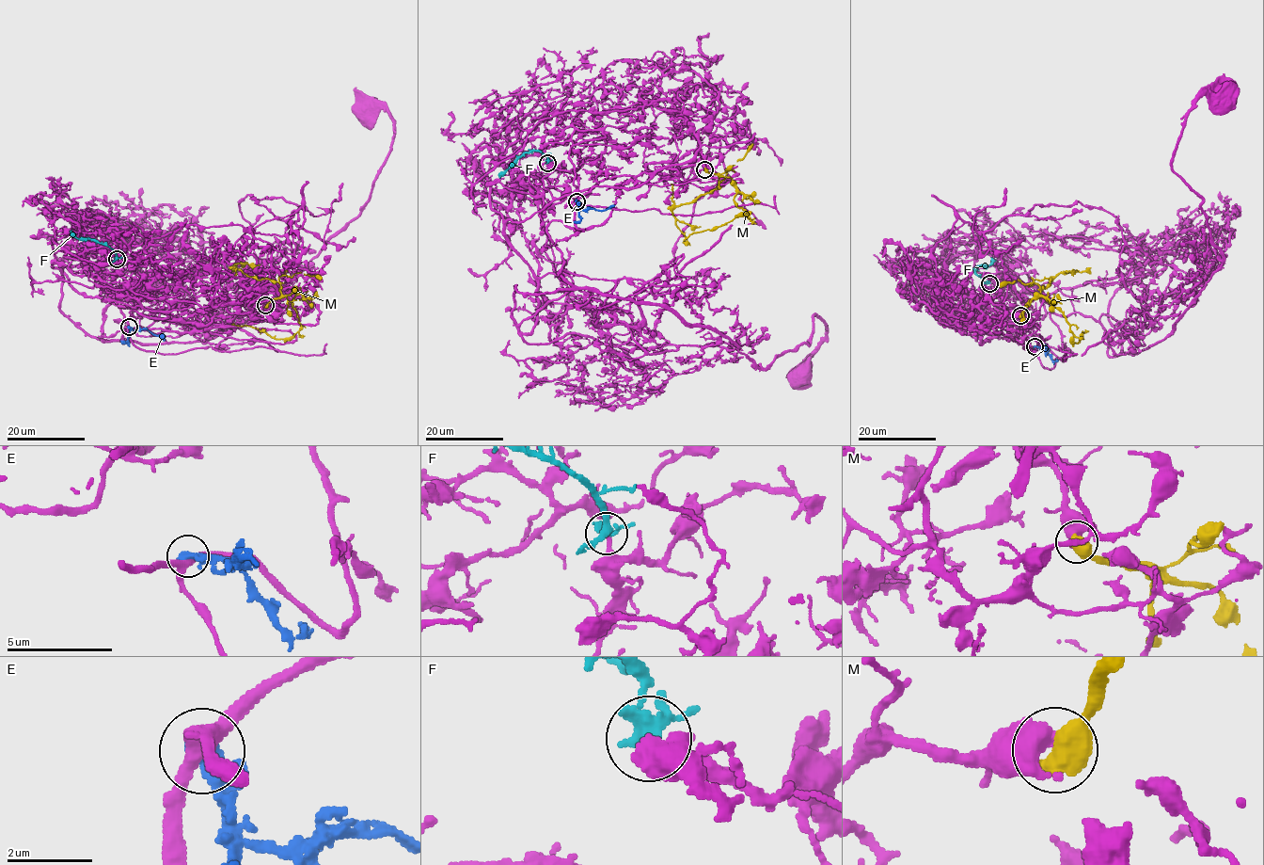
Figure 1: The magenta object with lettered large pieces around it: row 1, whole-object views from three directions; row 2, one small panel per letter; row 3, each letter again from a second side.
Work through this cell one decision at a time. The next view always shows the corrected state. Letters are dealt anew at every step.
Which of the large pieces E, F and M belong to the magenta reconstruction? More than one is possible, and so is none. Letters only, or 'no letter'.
F

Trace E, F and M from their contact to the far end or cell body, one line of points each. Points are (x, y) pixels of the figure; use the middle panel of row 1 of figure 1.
E: (576, 200), (582, 210), (600, 211), (614, 205)
F: (548, 163), (546, 157), (539, 151), (529, 151), (498, 176)
M: (704, 168), (730, 177), (736, 191), (734, 201), (750, 213), (734, 216), (716, 229), (693, 232), (683, 240)

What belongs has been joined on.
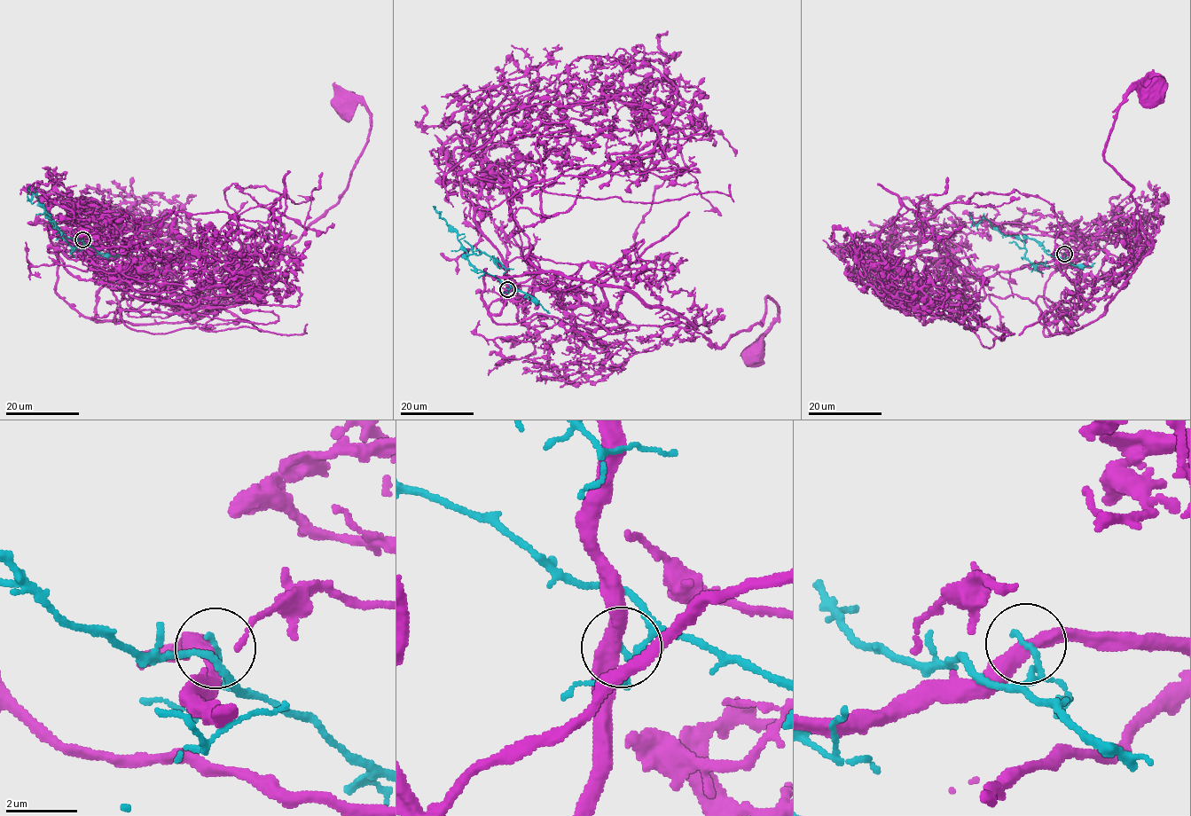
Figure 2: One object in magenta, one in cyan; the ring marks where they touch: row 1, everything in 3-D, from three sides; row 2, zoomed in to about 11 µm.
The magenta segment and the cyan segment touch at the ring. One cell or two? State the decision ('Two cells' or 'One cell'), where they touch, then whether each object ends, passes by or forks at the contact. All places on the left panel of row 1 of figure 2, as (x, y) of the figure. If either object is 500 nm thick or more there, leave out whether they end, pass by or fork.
Two cells. Place: (82, 239). At the ring magenta passes by. At the ring cyan passes by

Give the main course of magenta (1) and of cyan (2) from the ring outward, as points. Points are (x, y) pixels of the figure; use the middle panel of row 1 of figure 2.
1: (507, 289), (492, 314), (486, 268), (627, 286), (720, 347), (762, 324), (767, 296), (779, 310), (755, 353)
2: (507, 289), (511, 287), (505, 282), (482, 271), (476, 271), (469, 262), (458, 234), (441, 218), (434, 206)

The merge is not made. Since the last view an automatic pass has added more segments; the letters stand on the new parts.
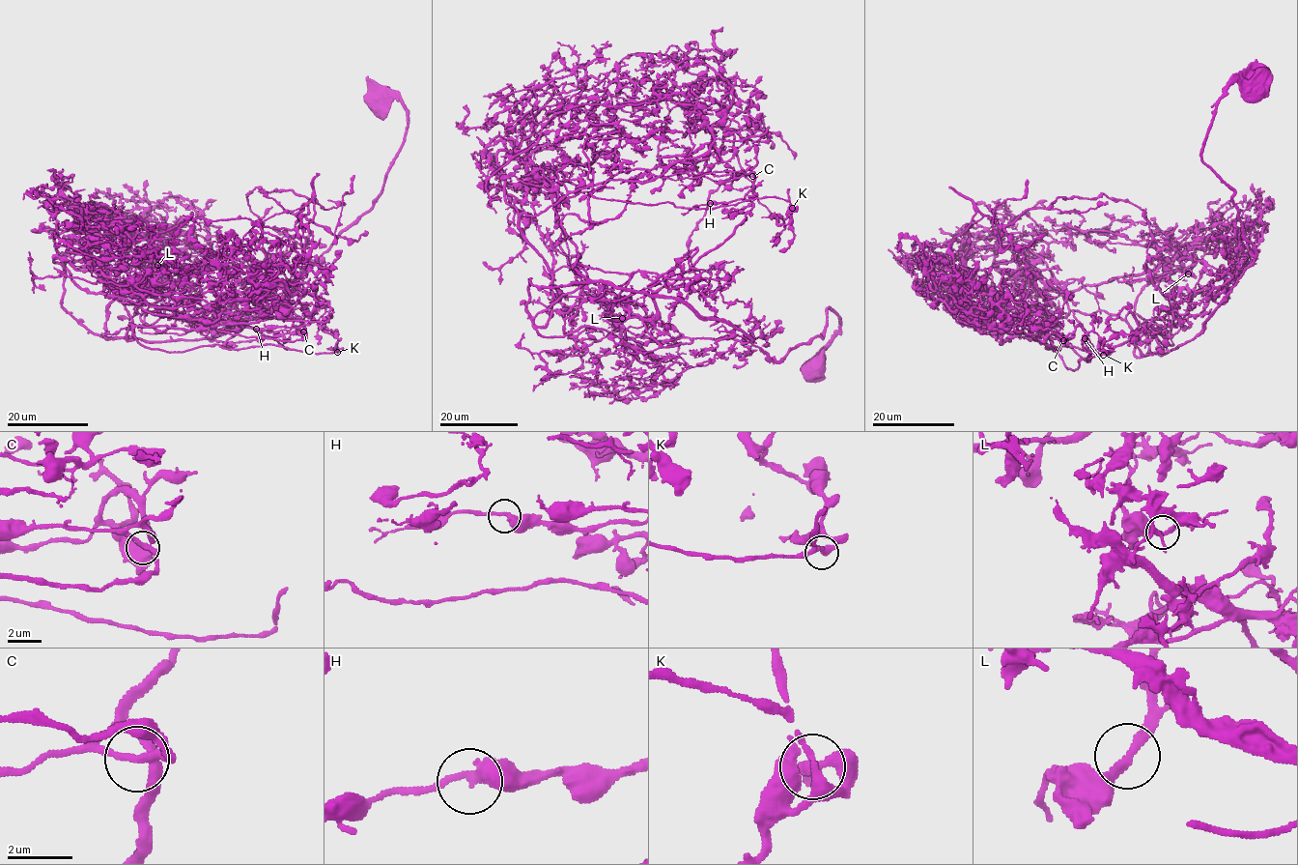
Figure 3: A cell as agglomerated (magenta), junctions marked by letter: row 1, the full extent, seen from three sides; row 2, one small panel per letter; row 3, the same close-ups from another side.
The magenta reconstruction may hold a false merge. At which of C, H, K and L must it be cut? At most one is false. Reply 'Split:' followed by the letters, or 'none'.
Split: none

